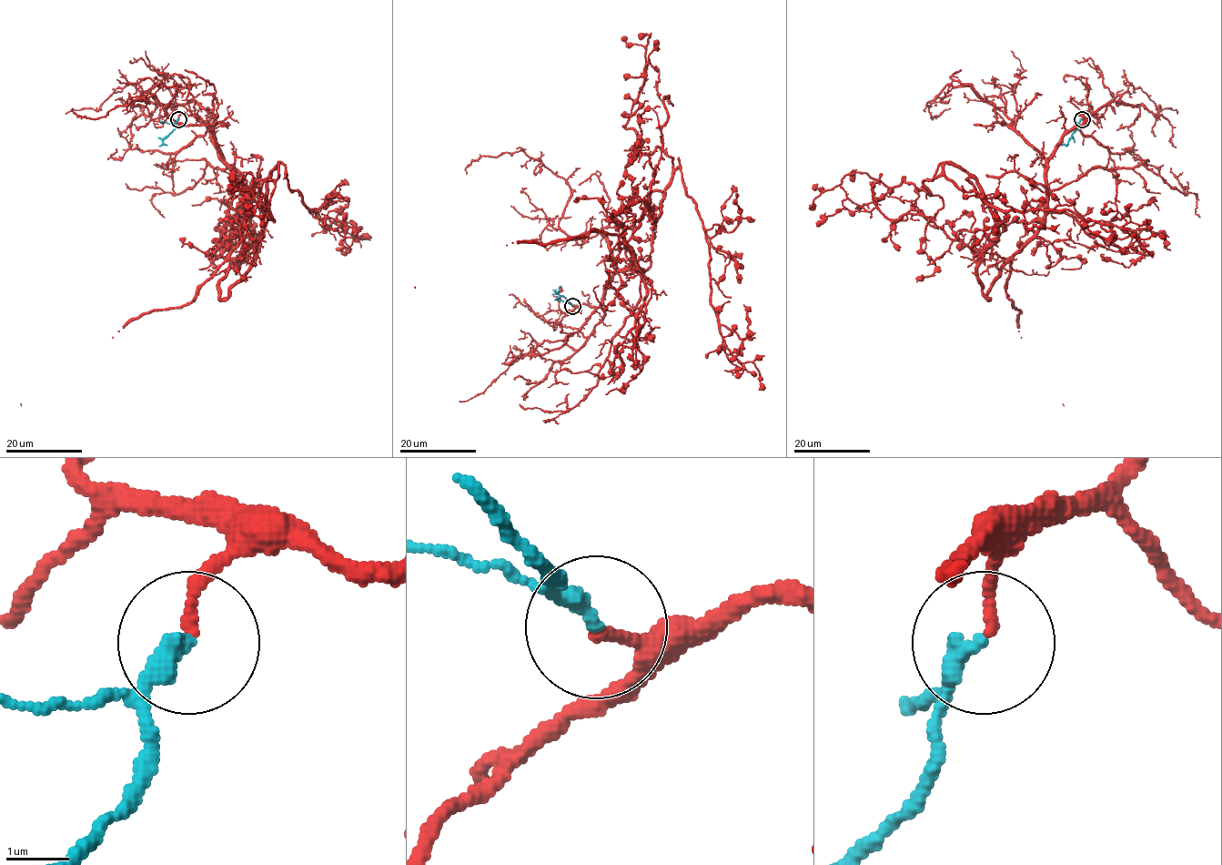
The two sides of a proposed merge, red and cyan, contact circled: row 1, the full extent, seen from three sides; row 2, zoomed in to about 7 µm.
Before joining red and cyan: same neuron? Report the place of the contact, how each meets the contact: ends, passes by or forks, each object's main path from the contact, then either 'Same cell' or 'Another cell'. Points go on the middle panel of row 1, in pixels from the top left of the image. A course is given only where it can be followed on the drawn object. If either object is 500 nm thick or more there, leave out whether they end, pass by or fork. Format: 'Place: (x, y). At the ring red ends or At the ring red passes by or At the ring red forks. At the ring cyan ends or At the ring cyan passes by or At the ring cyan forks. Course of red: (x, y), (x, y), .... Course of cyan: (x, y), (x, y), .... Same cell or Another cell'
Place: (572, 306). At the ring red ends. At the ring cyan ends. Course of red: (572, 306), (600, 305), (618, 272), (641, 270), (626, 245), (679, 167), (723, 345), (763, 390). Course of cyan: (572, 306), (557, 292), (560, 286). Same cell

